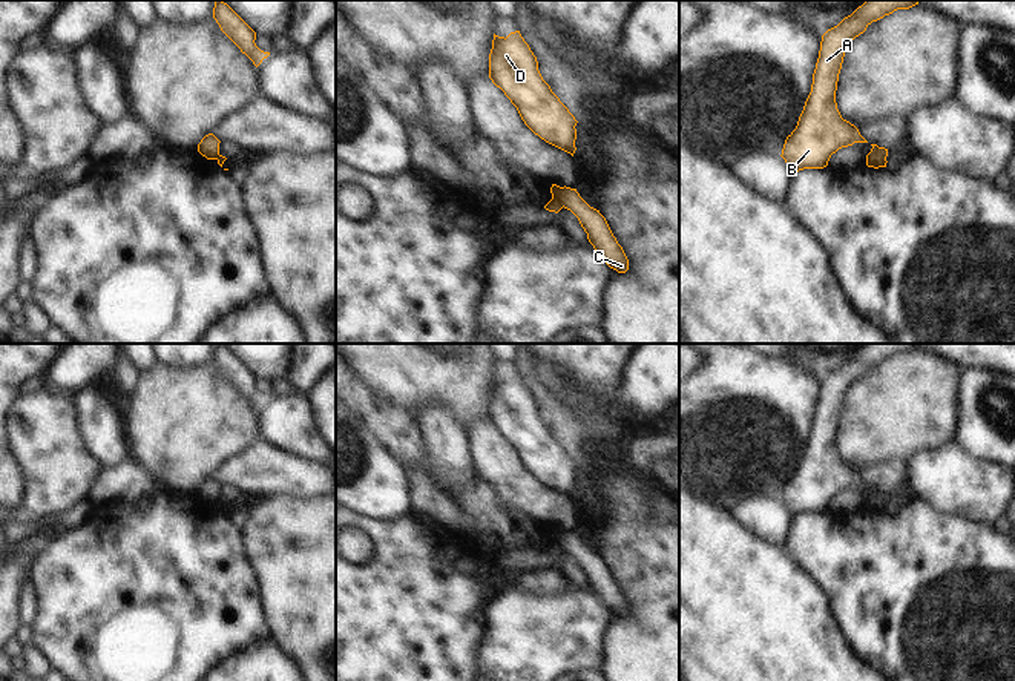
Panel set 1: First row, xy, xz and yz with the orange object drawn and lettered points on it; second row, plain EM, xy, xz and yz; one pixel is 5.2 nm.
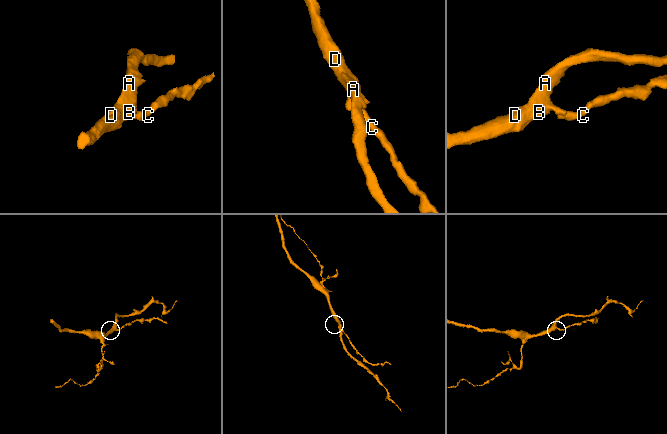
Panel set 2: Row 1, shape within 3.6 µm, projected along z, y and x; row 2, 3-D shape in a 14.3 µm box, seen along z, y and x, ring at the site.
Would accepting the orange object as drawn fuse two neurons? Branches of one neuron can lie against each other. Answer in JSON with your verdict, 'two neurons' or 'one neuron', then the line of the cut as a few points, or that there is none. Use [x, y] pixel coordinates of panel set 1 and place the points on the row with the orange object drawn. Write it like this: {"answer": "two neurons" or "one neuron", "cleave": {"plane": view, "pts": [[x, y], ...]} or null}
{"answer": "two neurons", "cleave": {"plane": "xz", "pts": [[560, 187], [558, 201], [563, 206]]}}

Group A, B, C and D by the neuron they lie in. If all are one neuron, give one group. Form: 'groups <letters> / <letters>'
groups A B D / C

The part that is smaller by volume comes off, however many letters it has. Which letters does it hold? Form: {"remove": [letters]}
{"remove": ["C"]}

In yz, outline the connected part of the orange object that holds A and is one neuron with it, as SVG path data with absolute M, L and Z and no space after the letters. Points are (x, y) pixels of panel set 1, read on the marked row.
M866 0L822 35L811 92L780 155L790 169L794 172L823 169L839 149L854 143L868 143L837 109L836 90L845 51L872 21L915 5L918 0Z

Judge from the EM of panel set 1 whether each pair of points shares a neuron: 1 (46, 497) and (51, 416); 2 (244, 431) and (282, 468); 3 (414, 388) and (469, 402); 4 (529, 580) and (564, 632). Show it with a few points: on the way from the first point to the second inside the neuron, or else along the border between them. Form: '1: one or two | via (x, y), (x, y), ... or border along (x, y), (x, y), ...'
1: one | via (51, 477), (51, 436)
2: two | border along (258, 437), (224, 460)
3: one | via (428, 388), (456, 388)
4: two | border along (571, 583), (557, 591), (502, 591)

